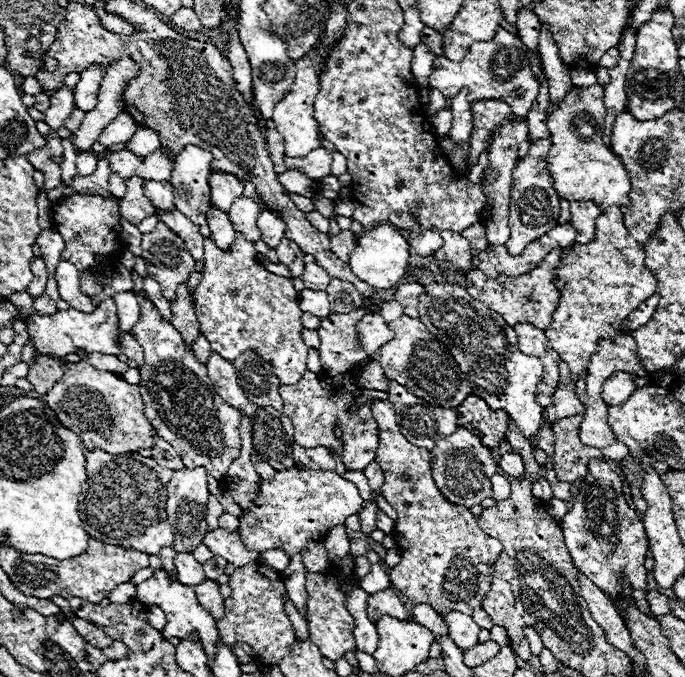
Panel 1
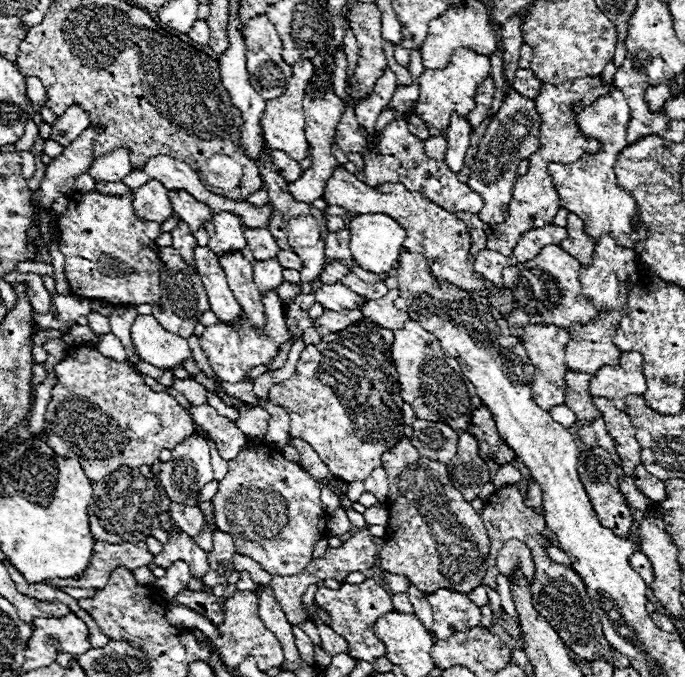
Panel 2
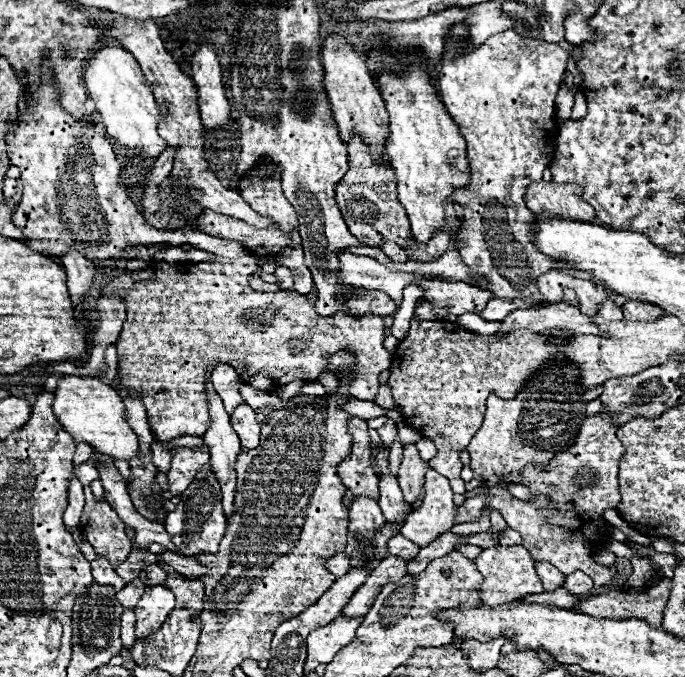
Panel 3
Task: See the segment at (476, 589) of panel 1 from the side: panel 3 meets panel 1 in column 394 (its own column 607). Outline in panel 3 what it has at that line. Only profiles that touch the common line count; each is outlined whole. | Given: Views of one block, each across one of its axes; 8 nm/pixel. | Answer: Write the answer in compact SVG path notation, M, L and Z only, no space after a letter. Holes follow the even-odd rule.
M596 414L586 418L578 428L578 436L570 450L562 454L554 454L552 462L544 468L526 466L520 474L520 482L514 478L500 478L504 484L524 484L536 496L546 496L550 504L546 508L536 506L532 500L516 500L504 486L488 486L484 494L476 498L464 500L462 506L456 508L454 524L478 522L484 514L484 508L492 514L494 510L504 516L510 528L518 530L522 536L522 546L532 554L534 560L550 562L562 574L572 574L576 570L586 572L598 588L612 586L618 568L616 566L600 566L594 560L598 548L604 546L606 540L612 538L608 532L608 522L604 520L604 512L616 508L620 502L618 492L618 464L624 456L624 446L616 438L616 430L610 422L610 414Z

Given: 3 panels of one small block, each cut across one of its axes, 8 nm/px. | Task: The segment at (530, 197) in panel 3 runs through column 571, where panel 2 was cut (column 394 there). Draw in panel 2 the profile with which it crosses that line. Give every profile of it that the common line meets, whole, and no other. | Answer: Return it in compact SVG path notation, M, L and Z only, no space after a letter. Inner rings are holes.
M342 166L336 168L336 174L328 180L328 186L324 188L324 200L326 204L336 204L352 214L374 214L382 212L390 218L396 218L400 226L404 226L408 238L404 240L406 252L418 252L426 258L436 260L430 270L438 276L448 280L454 286L460 286L468 292L480 292L484 290L484 284L480 278L476 278L468 270L468 256L470 256L470 232L462 220L456 218L456 214L436 206L428 198L424 198L420 192L410 192L402 184L382 184L378 188L372 188L364 182L360 182L354 174L346 172Z

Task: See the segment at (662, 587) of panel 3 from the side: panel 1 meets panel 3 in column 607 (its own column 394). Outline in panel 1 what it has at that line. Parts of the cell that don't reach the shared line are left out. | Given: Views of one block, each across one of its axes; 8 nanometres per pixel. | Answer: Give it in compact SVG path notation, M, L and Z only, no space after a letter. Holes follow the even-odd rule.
M390 588L368 596L366 614L368 614L368 618L370 618L372 622L380 620L382 616L394 616L394 618L400 618L400 620L410 620L410 614L408 614L408 610L404 608L402 600L400 600L400 598L394 594L394 590L390 590Z

